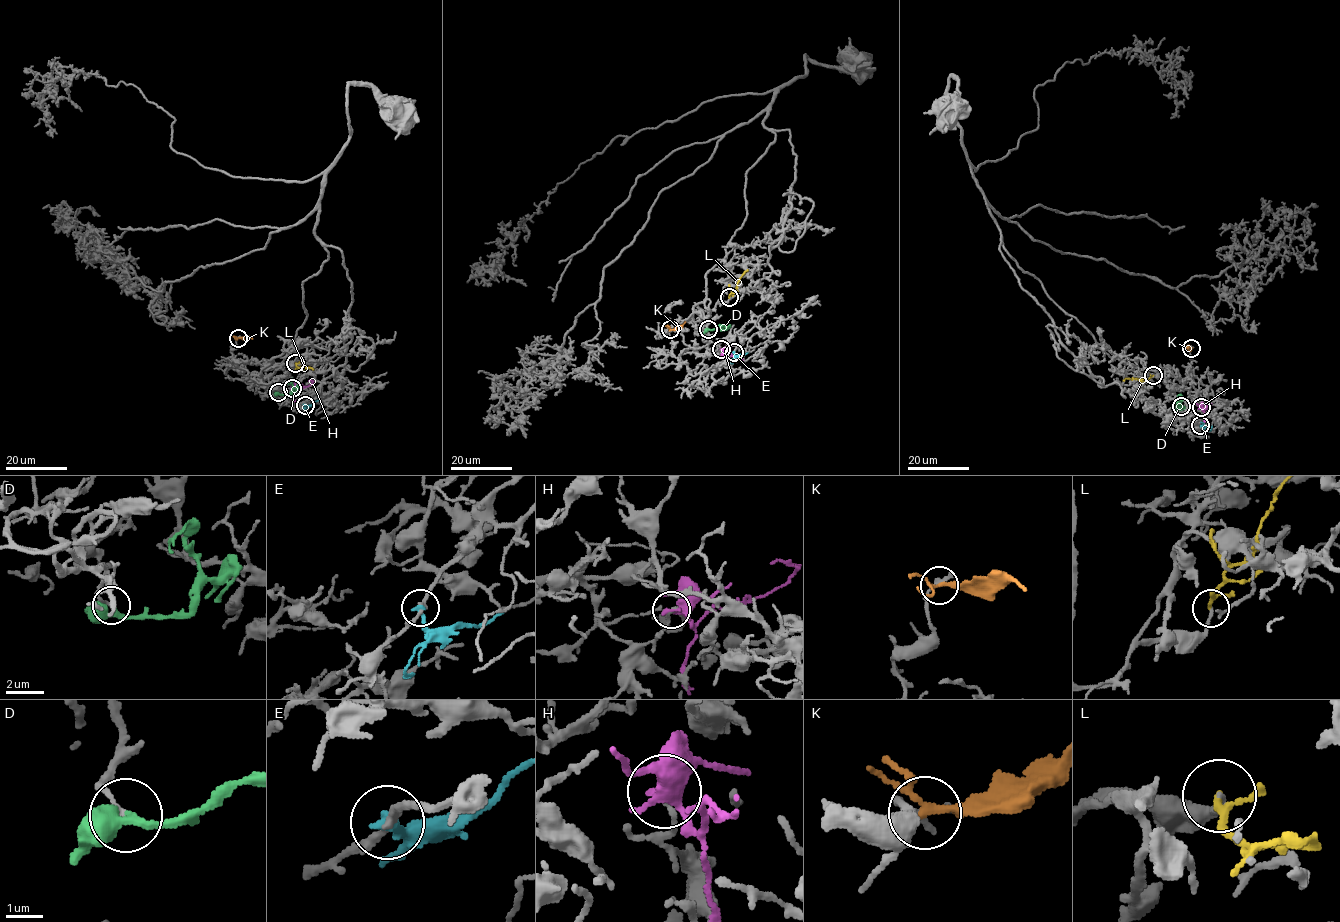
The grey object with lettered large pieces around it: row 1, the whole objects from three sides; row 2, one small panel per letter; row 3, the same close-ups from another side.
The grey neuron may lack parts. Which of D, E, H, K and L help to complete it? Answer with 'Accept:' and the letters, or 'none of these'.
Accept: D

